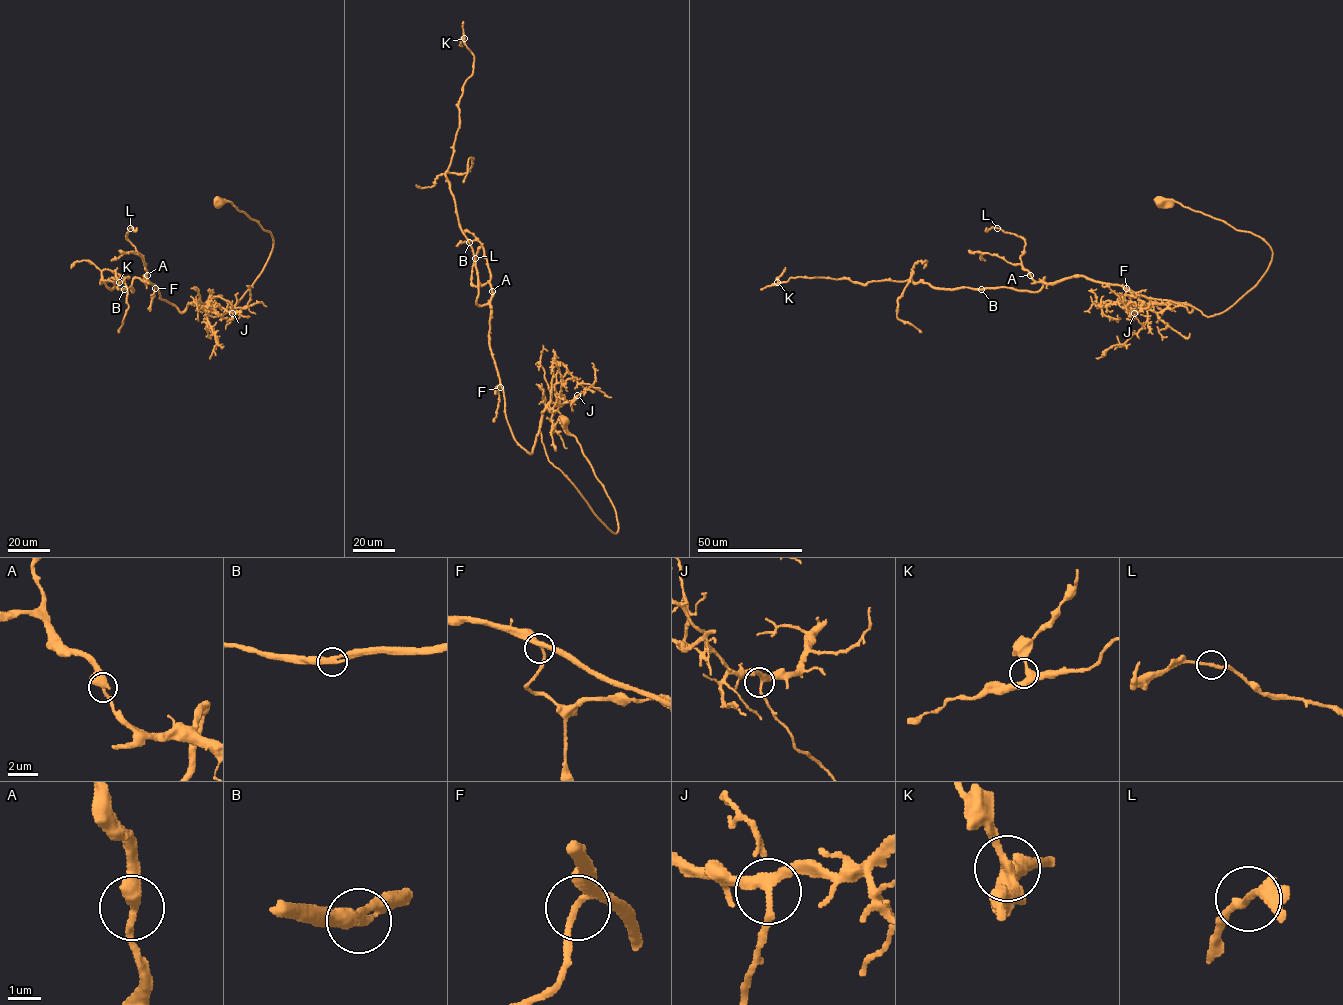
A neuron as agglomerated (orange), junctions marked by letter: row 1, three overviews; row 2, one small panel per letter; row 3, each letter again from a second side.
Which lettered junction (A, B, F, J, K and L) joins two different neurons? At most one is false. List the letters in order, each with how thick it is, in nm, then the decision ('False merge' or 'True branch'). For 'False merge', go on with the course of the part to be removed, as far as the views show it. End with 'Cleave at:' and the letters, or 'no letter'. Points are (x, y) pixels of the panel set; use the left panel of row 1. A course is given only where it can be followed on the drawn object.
A: Thickness 360 nm. True branch
B: Thickness 300 nm. True branch
F: Thickness 220 nm. True branch
J: Thickness 240 nm. True branch
K: Thickness 320 nm. True branch
L: Thickness 180 nm. True branch
Cleave at: no letter

